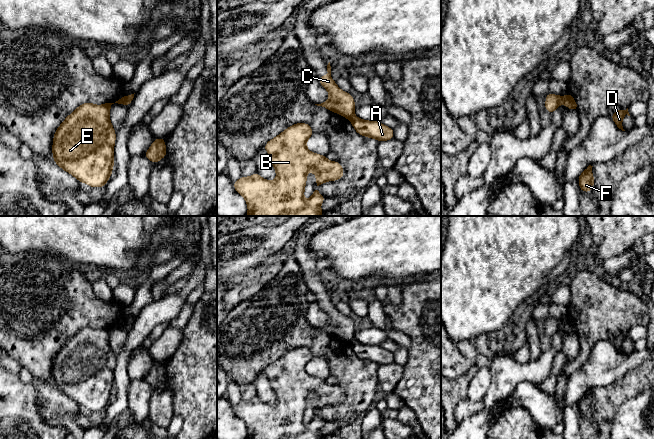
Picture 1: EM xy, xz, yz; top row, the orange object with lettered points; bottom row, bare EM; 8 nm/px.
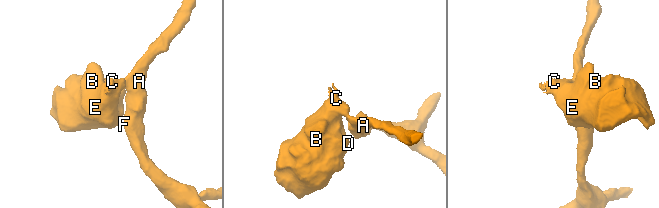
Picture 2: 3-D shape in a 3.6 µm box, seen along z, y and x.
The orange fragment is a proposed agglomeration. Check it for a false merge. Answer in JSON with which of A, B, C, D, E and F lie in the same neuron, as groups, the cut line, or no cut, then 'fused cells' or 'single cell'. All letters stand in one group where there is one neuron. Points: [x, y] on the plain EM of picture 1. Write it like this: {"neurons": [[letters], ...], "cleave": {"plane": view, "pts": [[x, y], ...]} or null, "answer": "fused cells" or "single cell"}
{"neurons": [["A", "F"], ["B", "C", "D", "E"]], "cleave": {"plane": "xy", "pts": [[127, 320], [125, 328]]}, "answer": "fused cells"}

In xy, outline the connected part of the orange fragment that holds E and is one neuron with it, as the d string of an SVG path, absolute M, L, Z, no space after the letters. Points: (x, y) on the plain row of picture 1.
M81 328L53 359L53 385L93 412L104 412L114 391L116 355L110 345L112 328Z

